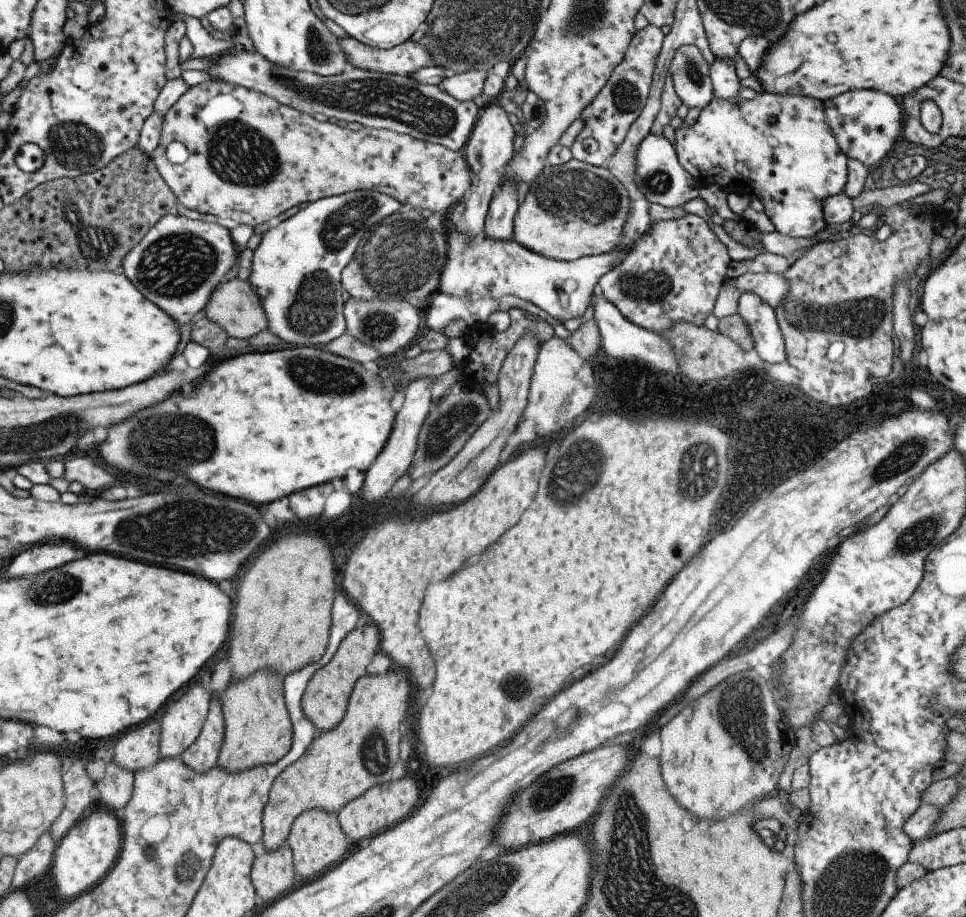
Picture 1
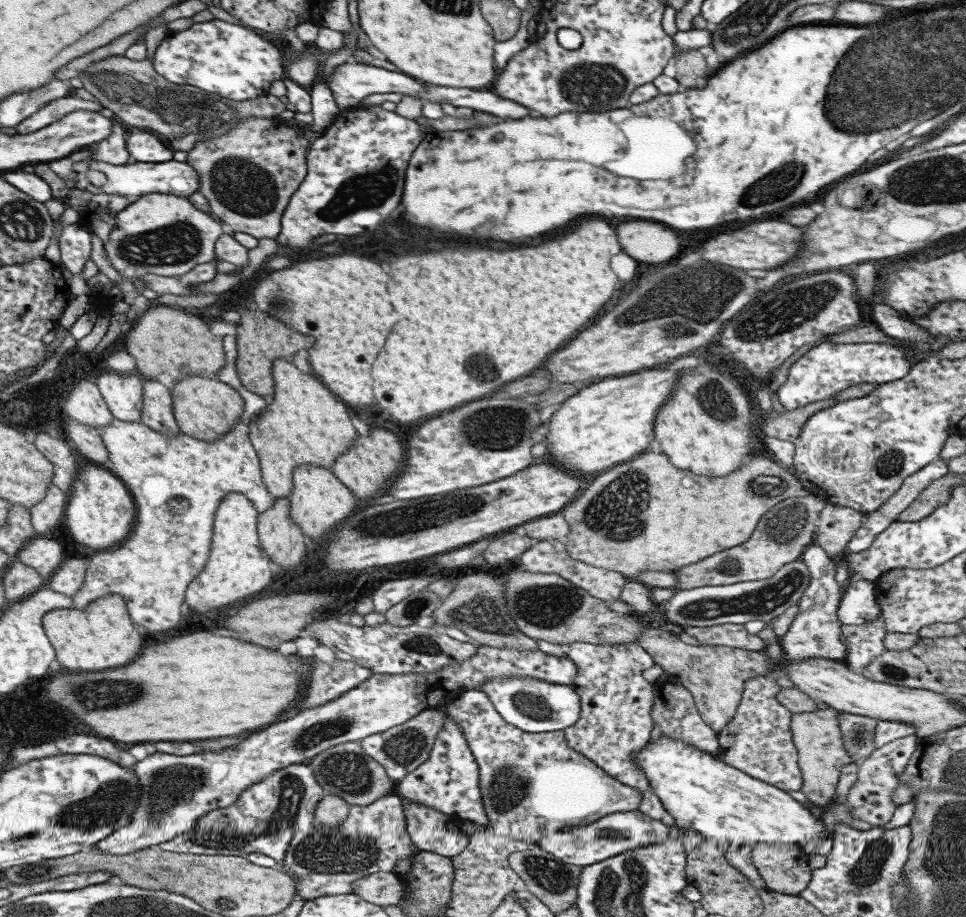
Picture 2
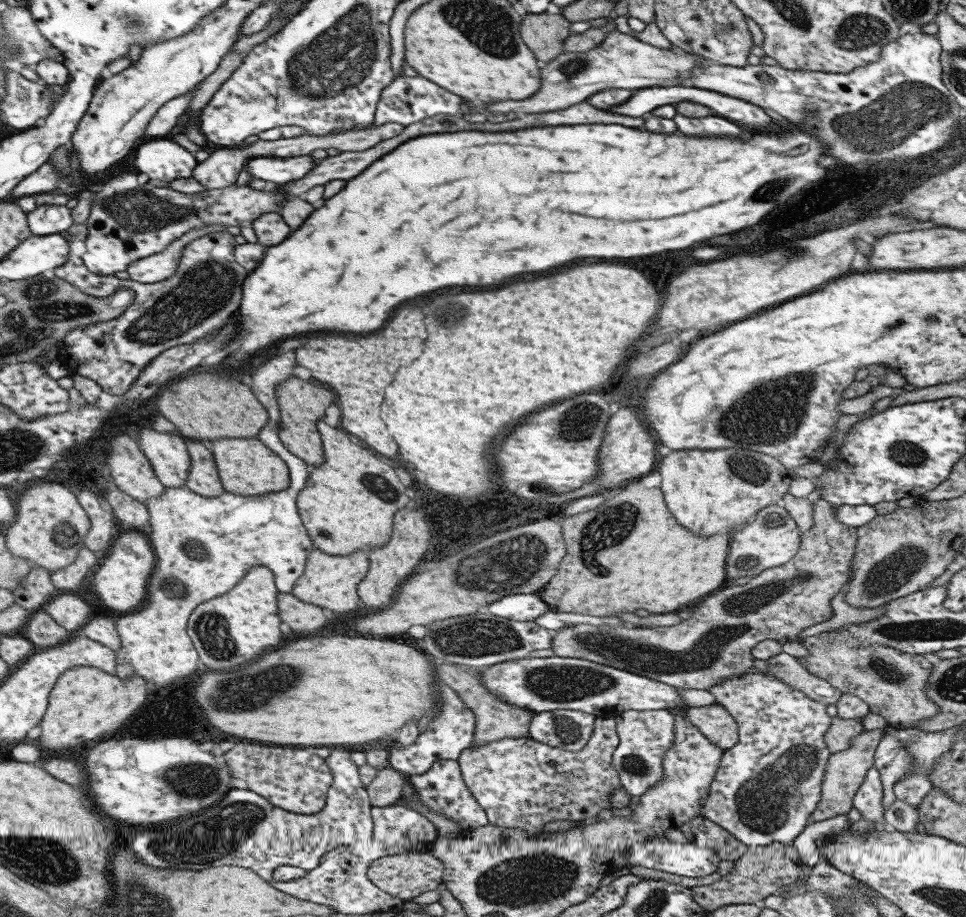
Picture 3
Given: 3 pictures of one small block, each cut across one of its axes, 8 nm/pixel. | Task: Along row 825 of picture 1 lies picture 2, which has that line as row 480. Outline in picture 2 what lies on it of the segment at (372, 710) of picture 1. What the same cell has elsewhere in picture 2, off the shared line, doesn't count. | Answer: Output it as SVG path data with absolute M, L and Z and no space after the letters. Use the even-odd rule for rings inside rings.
M276 358L272 362L272 376L275 392L268 401L267 408L251 423L249 436L259 457L261 477L274 498L287 498L291 495L294 469L301 465L311 465L332 470L339 457L349 452L359 434L351 422L352 412L342 401L337 399L314 374L306 374L288 359Z

